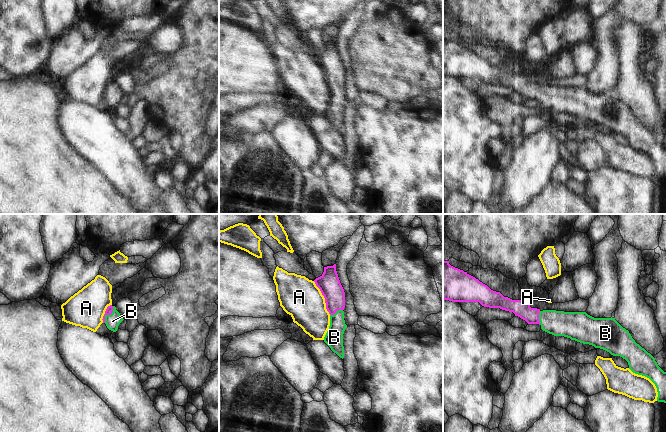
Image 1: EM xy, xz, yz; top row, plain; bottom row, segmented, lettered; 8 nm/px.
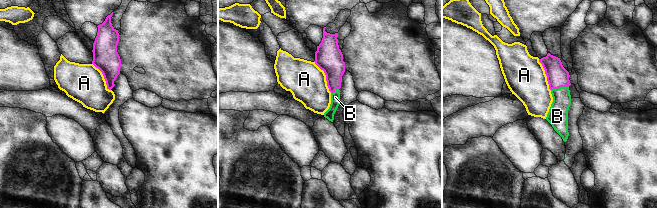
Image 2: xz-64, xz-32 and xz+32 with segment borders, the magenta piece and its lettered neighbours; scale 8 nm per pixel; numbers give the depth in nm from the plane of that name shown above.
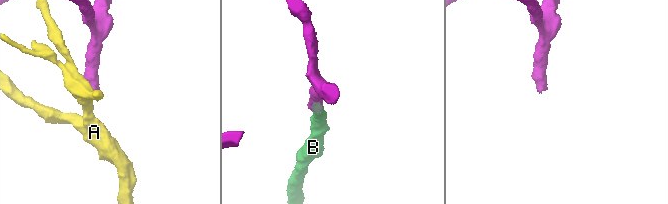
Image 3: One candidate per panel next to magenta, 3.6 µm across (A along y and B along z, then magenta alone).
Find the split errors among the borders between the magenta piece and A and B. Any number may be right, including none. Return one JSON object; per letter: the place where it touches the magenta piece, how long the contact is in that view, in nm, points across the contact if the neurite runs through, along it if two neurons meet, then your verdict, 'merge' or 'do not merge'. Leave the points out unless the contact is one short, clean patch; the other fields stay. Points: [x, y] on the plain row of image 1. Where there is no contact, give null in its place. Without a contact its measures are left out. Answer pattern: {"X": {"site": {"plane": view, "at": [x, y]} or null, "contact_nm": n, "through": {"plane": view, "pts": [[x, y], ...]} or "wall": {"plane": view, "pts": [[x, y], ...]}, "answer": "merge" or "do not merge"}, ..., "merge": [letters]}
{"A": {"site": {"plane": "xz", "at": [324, 73]}, "contact_nm": 300, "wall": {"plane": "xz", "pts": [[313, 57], [323, 72], [325, 84], [330, 90]]}, "answer": "do not merge"}, "B": {"site": {"plane": "xy", "at": [108, 90]}, "contact_nm": 150, "through": {"plane": "xy", "pts": [[109, 86], [108, 90], [112, 97]]}, "answer": "merge"}, "merge": ["B"]}

